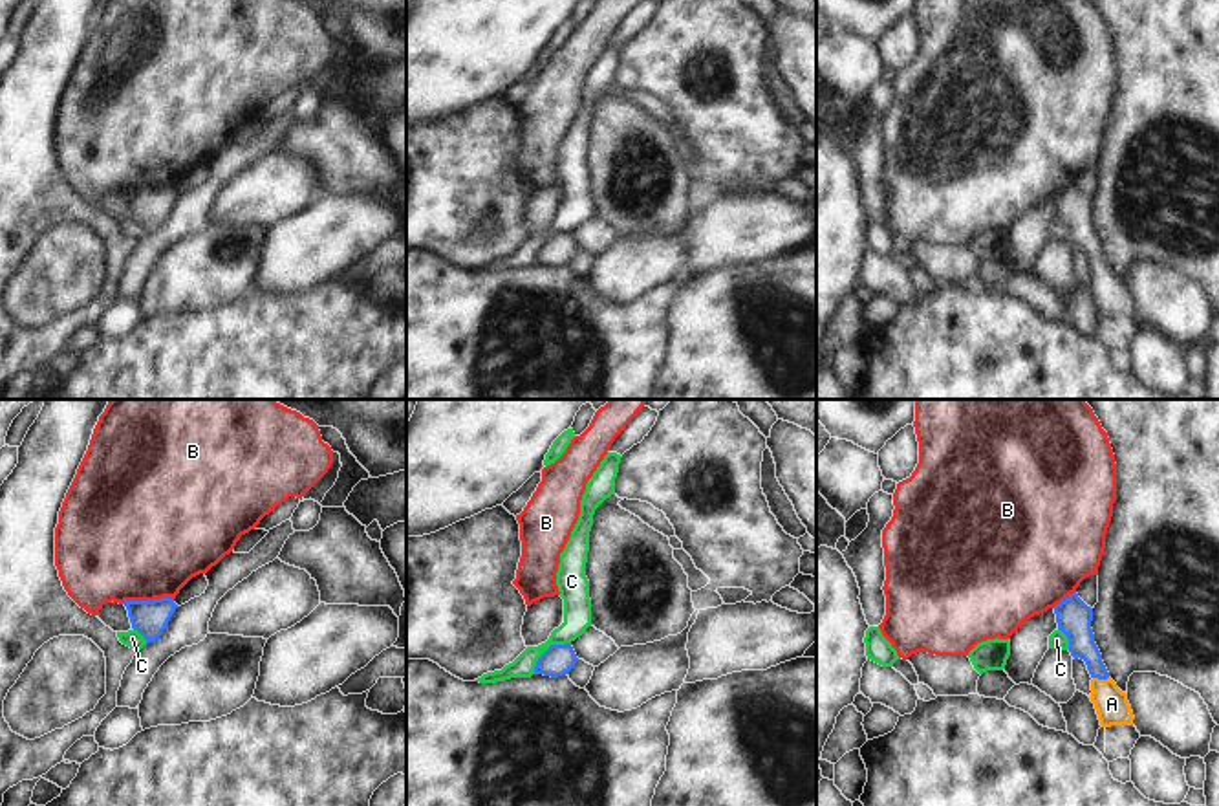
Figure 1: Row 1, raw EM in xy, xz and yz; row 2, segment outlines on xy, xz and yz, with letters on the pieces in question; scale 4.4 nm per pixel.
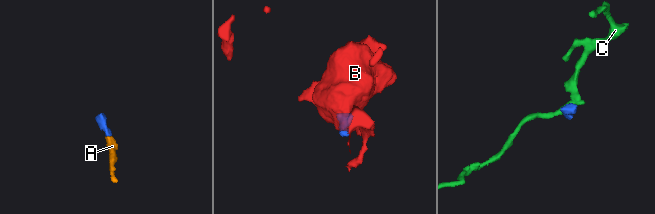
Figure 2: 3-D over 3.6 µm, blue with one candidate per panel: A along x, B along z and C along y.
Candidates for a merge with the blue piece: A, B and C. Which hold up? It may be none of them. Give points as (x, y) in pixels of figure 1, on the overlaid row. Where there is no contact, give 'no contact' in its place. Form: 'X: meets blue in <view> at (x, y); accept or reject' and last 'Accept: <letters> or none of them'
A: meets blue in yz at (1100, 678); accept
B: meets blue in xy at (147, 601); reject
C: meets blue in xz at (548, 649); reject
Accept: A

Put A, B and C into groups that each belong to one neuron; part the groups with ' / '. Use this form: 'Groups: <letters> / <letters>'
Groups: A / B / C

